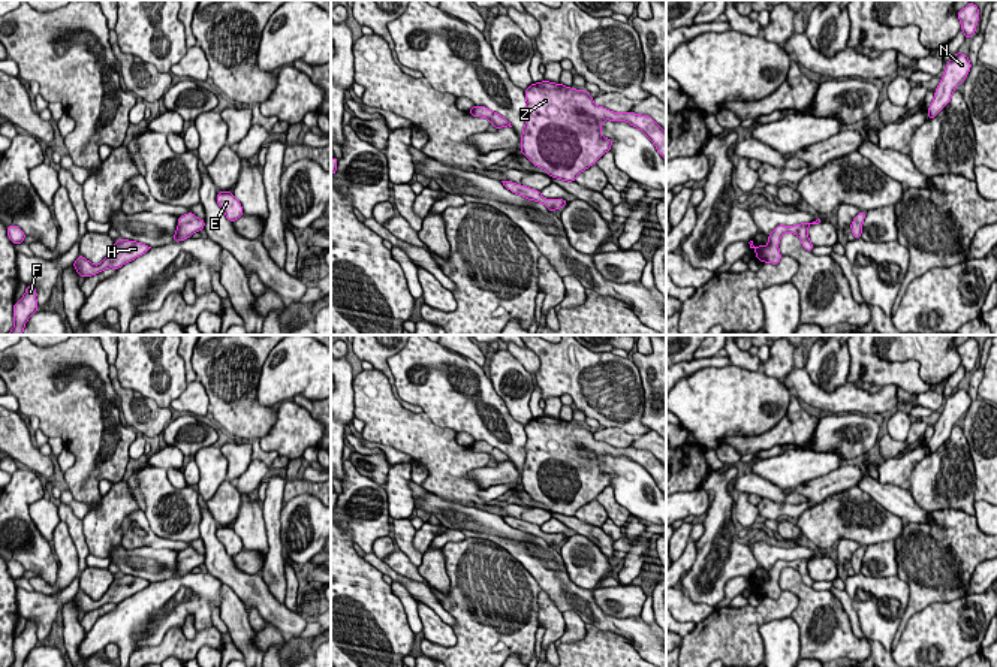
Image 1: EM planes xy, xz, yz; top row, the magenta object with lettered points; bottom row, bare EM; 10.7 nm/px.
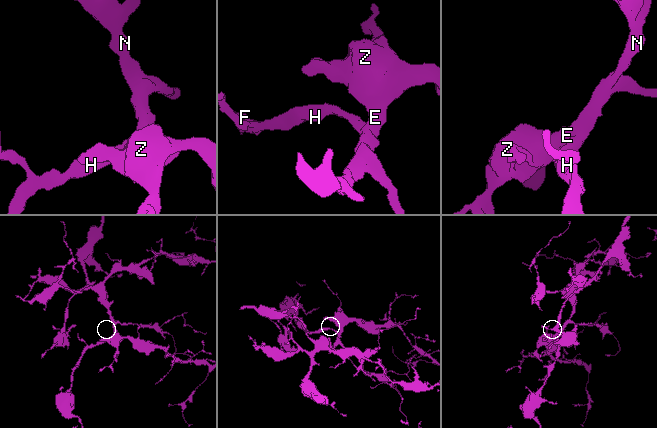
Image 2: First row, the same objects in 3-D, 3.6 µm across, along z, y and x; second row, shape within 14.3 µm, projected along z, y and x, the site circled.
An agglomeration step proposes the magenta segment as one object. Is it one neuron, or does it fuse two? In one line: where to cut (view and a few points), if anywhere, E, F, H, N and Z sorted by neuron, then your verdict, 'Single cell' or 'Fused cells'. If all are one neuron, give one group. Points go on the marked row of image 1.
No split. Groups: E F H N Z. Single cell

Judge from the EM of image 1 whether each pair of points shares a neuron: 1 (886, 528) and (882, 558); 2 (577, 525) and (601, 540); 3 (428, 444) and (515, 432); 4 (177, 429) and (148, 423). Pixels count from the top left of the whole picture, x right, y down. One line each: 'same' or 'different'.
1: different
2: same
3: different
4: different

